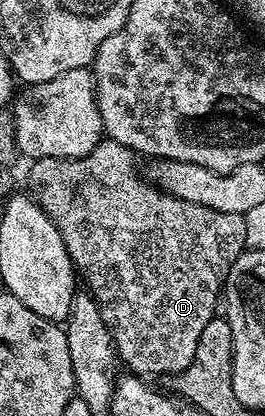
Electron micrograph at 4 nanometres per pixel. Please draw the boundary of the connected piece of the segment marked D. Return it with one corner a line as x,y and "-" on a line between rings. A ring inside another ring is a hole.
101,141
87,156
82,158
39,158
32,163
29,170
28,193
43,208
45,215
53,221
55,228
59,228
59,236
63,236
63,244
73,261
74,271
79,275
84,289
92,294
99,312
103,316
103,324
107,324
109,334
113,338
113,348
116,357
122,363
129,365
128,369
138,376
150,376
149,374
165,374
172,376
181,374
191,360
195,360
195,348
199,344
199,336
203,336
203,328
215,317
219,310
219,299
223,294
225,277
240,256
241,251
246,249
247,224
244,214
235,212
219,212
215,208
207,208
203,204
195,204
191,200
177,198
174,194
164,194
157,189
152,182
146,180
137,171
138,155
127,149
123,144

